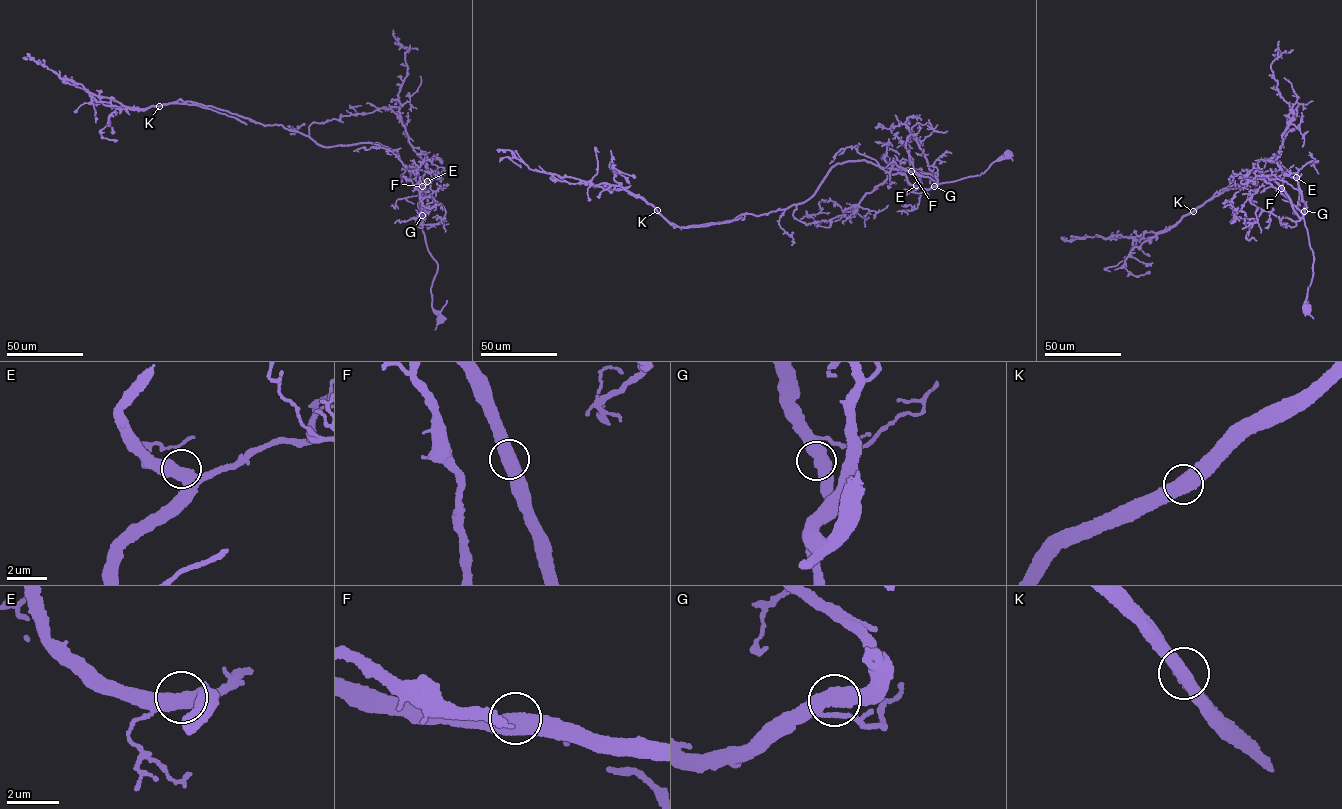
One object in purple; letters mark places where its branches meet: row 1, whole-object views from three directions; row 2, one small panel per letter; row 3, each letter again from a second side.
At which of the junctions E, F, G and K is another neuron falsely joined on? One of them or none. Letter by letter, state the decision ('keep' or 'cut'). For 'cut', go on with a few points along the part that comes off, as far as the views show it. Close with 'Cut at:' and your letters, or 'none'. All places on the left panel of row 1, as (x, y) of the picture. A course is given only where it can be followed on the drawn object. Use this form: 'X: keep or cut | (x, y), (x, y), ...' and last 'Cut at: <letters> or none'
E: keep
F: keep
G: keep
K: cut | (159, 106), (144, 110), (123, 108), (92, 97), (95, 122)
Cut at: K

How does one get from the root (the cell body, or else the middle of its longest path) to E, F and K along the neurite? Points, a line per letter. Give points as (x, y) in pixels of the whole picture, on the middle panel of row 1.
E: (1010, 155), (991, 163), (980, 175), (937, 183), (927, 189), (916, 185)
F: (1010, 155), (991, 163), (980, 175), (939, 184), (933, 175), (911, 171)
K: (1010, 155), (939, 184), (863, 160), (837, 163), (803, 202), (719, 222), (674, 226), (657, 210)

